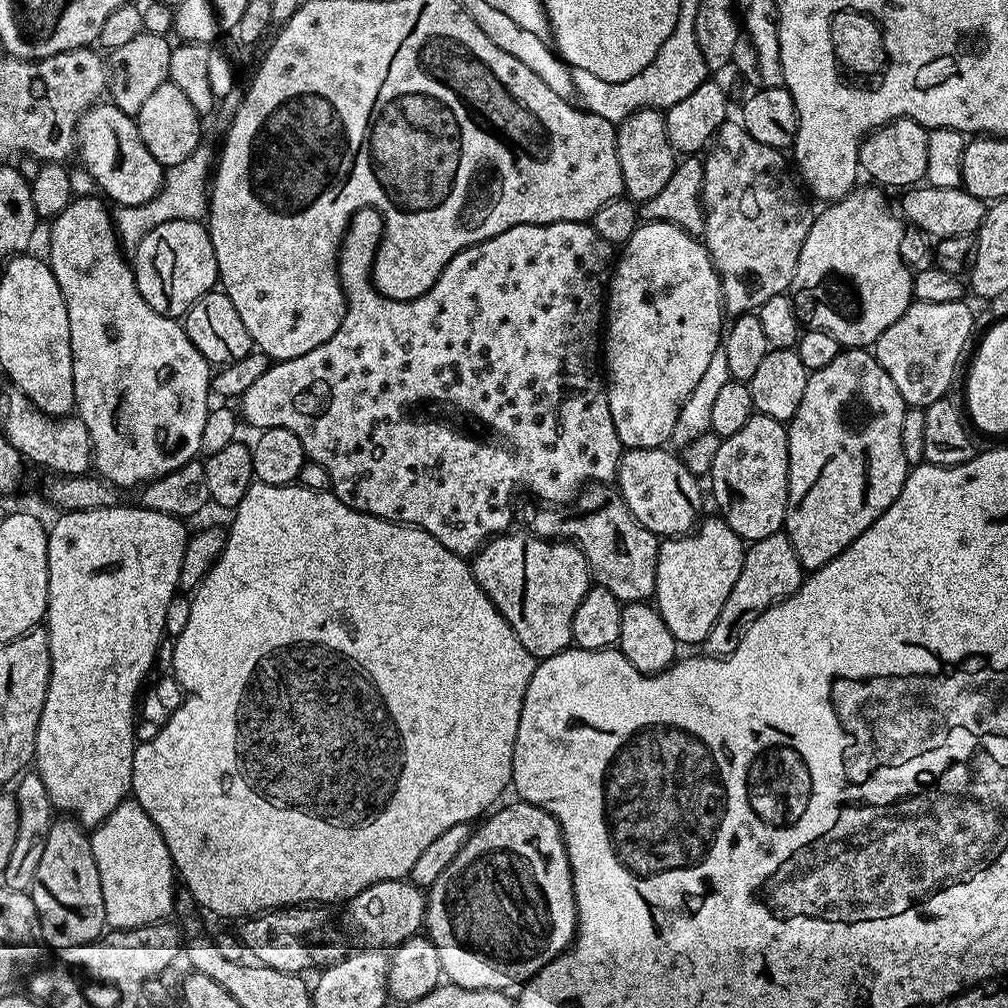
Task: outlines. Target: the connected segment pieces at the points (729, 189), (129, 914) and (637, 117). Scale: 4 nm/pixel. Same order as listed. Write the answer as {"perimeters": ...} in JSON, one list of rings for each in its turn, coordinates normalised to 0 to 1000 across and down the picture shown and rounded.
{"perimeters":[[[[719,121],[711,128],[697,160],[696,241],[714,273],[721,313],[729,315],[746,312],[760,296],[785,287],[796,240],[804,232],[808,206],[798,199],[799,191],[784,166],[783,156],[773,147],[756,145],[756,141],[744,137],[733,121]]],[[[125,793],[100,817],[95,818],[90,830],[93,855],[97,855],[97,871],[101,871],[101,895],[105,899],[106,920],[111,923],[140,921],[166,914],[173,905],[177,869],[171,859],[169,843],[149,808],[145,808],[134,793]]],[[[635,107],[629,113],[614,120],[611,128],[611,148],[613,161],[617,165],[617,181],[622,197],[638,200],[649,196],[657,189],[657,185],[665,181],[673,162],[672,152],[668,150],[661,133],[660,112],[649,107]]]]}

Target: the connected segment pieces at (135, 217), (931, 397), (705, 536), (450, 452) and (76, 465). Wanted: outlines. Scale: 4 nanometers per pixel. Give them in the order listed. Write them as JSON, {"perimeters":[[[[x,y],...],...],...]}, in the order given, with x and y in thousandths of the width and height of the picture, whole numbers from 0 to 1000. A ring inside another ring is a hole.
{"perimeters":[[[[199,141],[197,145],[177,165],[169,165],[163,169],[163,180],[159,191],[149,200],[141,204],[118,203],[110,211],[111,224],[118,235],[118,241],[124,247],[134,248],[153,228],[153,224],[161,224],[161,220],[177,220],[178,218],[201,219],[206,212],[205,192],[208,188],[208,170],[212,165],[212,147],[206,141]]],[[[955,297],[946,300],[908,299],[873,334],[867,342],[869,358],[883,371],[883,379],[891,383],[898,402],[922,405],[941,392],[940,384],[948,373],[952,352],[964,329],[964,310]]],[[[706,510],[703,516],[695,515],[688,527],[678,532],[655,536],[649,602],[654,605],[657,617],[665,621],[665,629],[669,629],[669,633],[676,640],[697,640],[708,617],[712,617],[712,609],[716,609],[716,600],[720,597],[724,585],[728,585],[728,577],[732,577],[732,569],[736,569],[739,547],[739,537],[735,536],[732,530],[728,530],[722,519],[710,510]]],[[[356,206],[349,213],[345,226],[337,237],[337,250],[333,254],[333,270],[337,274],[343,299],[341,314],[335,327],[327,336],[319,339],[319,343],[308,347],[308,351],[300,351],[296,355],[280,357],[267,363],[264,371],[260,371],[260,375],[256,375],[256,379],[252,379],[252,383],[248,383],[248,387],[237,394],[236,409],[241,420],[243,417],[253,427],[283,425],[288,427],[288,431],[296,431],[296,438],[300,438],[303,453],[323,466],[328,487],[340,500],[353,508],[417,524],[435,534],[435,538],[438,538],[442,546],[461,554],[471,553],[489,532],[495,532],[509,523],[508,495],[519,484],[529,488],[536,495],[533,497],[541,501],[560,502],[570,497],[575,491],[575,485],[588,478],[610,477],[611,468],[615,464],[617,441],[613,427],[609,427],[609,415],[605,415],[603,383],[597,372],[597,318],[601,313],[601,275],[609,254],[608,243],[598,239],[590,231],[586,221],[574,218],[510,224],[482,240],[474,240],[450,252],[450,256],[446,256],[446,260],[423,292],[410,298],[388,298],[374,290],[369,281],[369,259],[373,256],[373,247],[376,246],[380,233],[381,215],[374,206]],[[428,397],[433,401],[449,401],[450,404],[473,413],[494,432],[501,433],[509,448],[496,440],[479,440],[468,433],[451,433],[440,421],[432,421],[429,417],[412,417],[405,413],[408,401],[425,401]]],[[[9,388],[4,397],[4,425],[2,432],[18,446],[29,461],[41,460],[49,469],[58,472],[81,472],[92,463],[91,439],[85,419],[68,411],[63,415],[49,415],[37,407],[21,389]]]]}

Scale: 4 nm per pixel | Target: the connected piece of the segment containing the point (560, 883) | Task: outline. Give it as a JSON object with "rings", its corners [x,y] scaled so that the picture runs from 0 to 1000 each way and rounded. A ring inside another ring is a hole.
{"rings":[[[511,797],[504,798],[501,802],[493,801],[483,812],[477,813],[469,820],[468,829],[462,835],[462,839],[458,839],[458,843],[454,843],[450,855],[446,855],[446,859],[442,859],[442,863],[438,863],[438,867],[435,867],[435,871],[423,885],[420,924],[425,932],[431,935],[431,942],[435,942],[438,965],[447,975],[462,978],[462,982],[494,982],[495,980],[508,982],[511,981],[511,976],[523,977],[524,973],[534,967],[547,952],[553,952],[559,944],[563,944],[567,934],[571,932],[569,879],[558,823],[552,813],[542,804],[529,798]]]}

